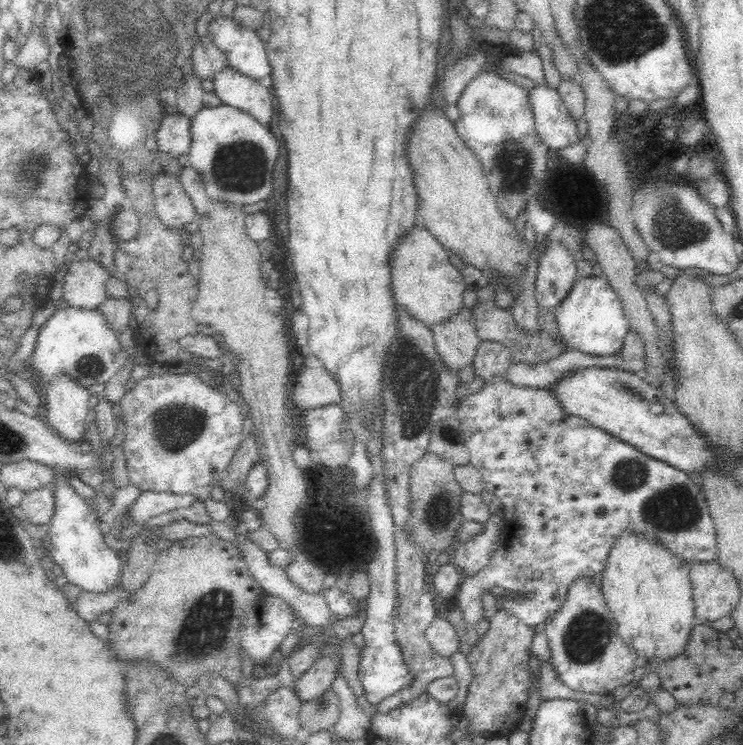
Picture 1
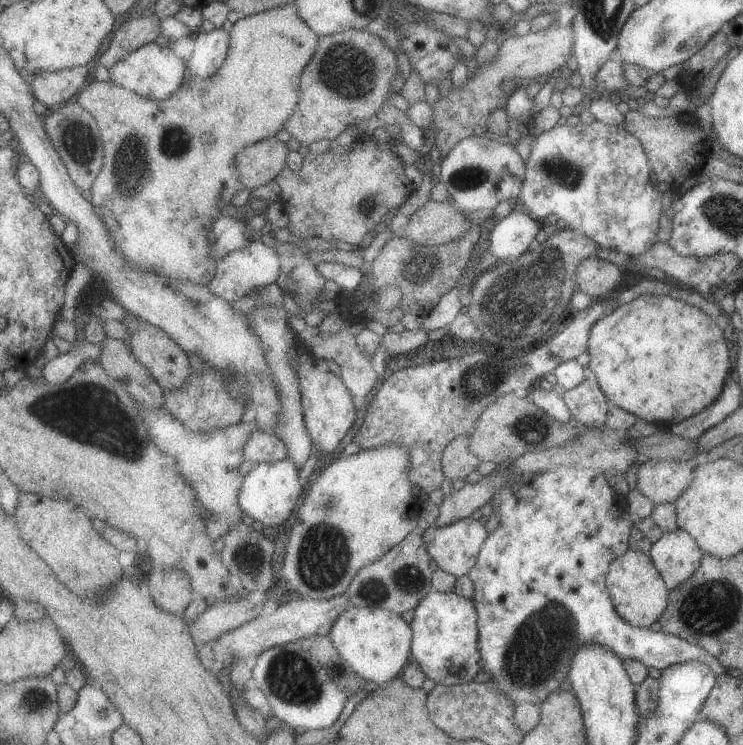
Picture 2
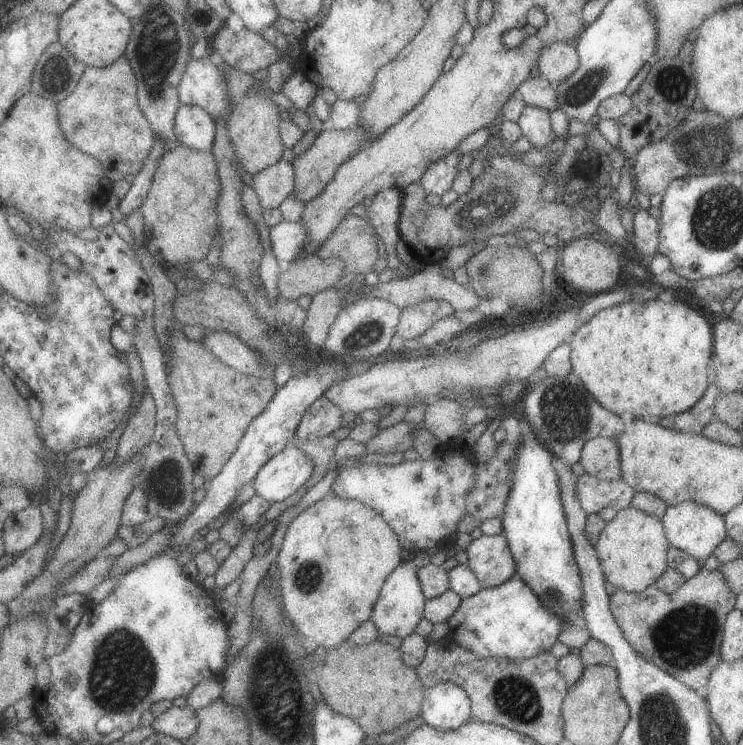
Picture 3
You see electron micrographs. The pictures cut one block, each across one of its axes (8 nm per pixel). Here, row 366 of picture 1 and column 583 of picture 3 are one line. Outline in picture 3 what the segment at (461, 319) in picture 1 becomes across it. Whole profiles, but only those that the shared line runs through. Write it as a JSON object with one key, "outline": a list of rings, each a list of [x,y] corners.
{"outline":[[[593,437],[581,447],[580,460],[584,472],[600,481],[618,481],[622,478],[619,447],[613,437]]]}

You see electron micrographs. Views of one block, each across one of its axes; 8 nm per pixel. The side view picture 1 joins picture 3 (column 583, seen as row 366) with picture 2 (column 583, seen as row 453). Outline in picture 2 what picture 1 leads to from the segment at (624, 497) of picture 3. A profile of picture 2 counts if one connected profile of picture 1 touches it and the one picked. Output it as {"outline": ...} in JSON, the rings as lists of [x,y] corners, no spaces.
{"outline":[[[551,466],[545,472],[520,475],[521,480],[519,480],[519,486],[513,486],[512,483],[503,486],[503,490],[499,490],[499,494],[495,496],[495,500],[492,500],[492,506],[495,506],[495,514],[499,517],[500,527],[490,533],[490,537],[487,538],[487,542],[485,542],[481,549],[477,566],[469,574],[476,586],[473,599],[477,607],[477,612],[479,612],[479,648],[481,649],[483,660],[485,660],[483,670],[491,675],[490,681],[493,684],[497,684],[497,690],[499,692],[504,692],[505,696],[509,696],[517,706],[521,703],[539,705],[552,692],[559,690],[557,688],[558,684],[567,678],[567,670],[571,666],[571,656],[575,654],[575,648],[579,644],[597,644],[597,646],[603,646],[603,648],[611,650],[619,660],[638,660],[641,664],[647,666],[647,668],[657,668],[661,671],[667,668],[667,666],[689,661],[705,664],[715,675],[724,673],[725,669],[717,662],[717,659],[713,658],[711,654],[707,654],[699,646],[687,644],[685,640],[681,640],[672,634],[664,633],[661,630],[655,631],[650,627],[635,628],[635,626],[627,624],[625,620],[621,620],[617,616],[611,604],[607,587],[605,586],[605,579],[609,563],[618,556],[623,556],[629,550],[629,532],[631,532],[631,528],[634,526],[630,519],[628,509],[626,508],[624,497],[617,494],[609,486],[602,471],[595,468],[585,469],[583,467],[565,468],[565,466]]]}

